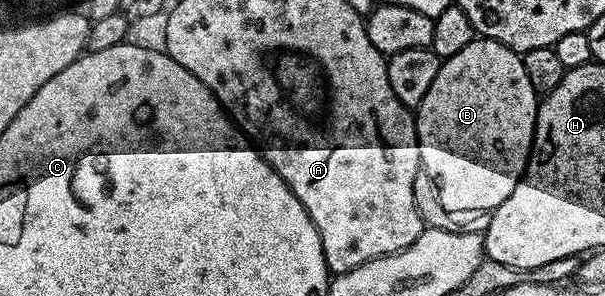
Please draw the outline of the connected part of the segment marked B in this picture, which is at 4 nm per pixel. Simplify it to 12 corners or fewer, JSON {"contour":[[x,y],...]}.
{"contour":[[475,38],[415,109],[422,172],[453,214],[524,177],[538,93]]}

